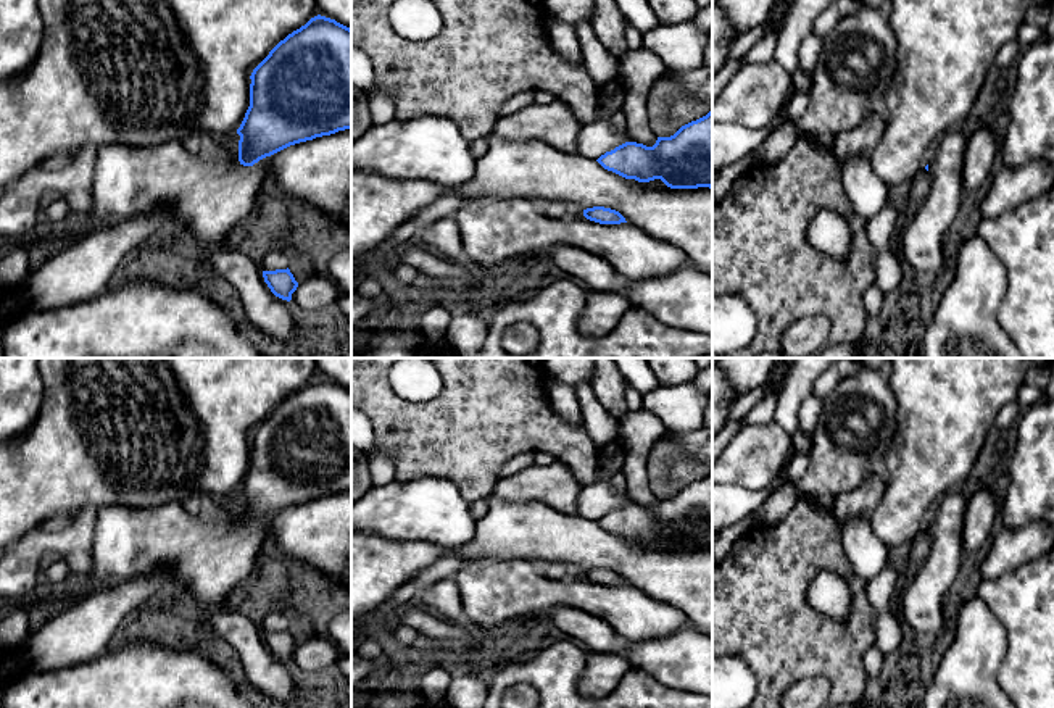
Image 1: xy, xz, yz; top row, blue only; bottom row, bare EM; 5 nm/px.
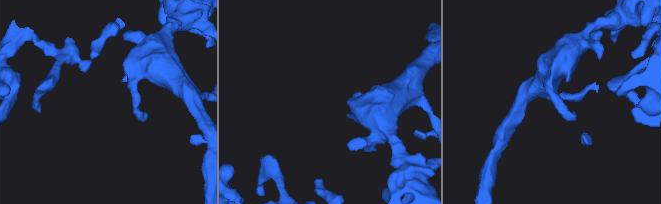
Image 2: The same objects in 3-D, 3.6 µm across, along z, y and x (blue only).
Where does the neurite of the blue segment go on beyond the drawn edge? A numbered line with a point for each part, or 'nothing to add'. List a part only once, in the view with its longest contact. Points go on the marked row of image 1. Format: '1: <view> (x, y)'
1: yz (921, 184)

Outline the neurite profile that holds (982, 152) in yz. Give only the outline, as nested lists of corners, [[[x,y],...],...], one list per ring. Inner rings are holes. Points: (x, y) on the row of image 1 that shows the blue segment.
[[[981,126],[967,139],[962,184],[965,194],[975,192],[998,169],[999,145],[991,126]]]

